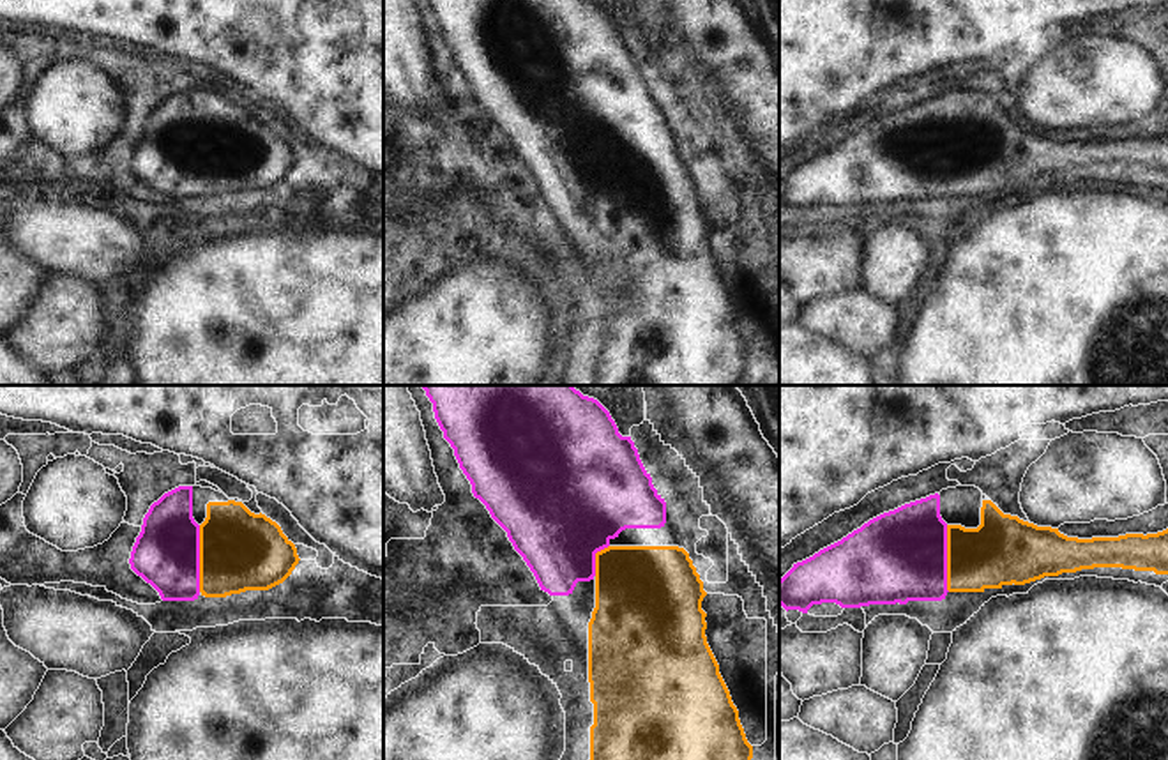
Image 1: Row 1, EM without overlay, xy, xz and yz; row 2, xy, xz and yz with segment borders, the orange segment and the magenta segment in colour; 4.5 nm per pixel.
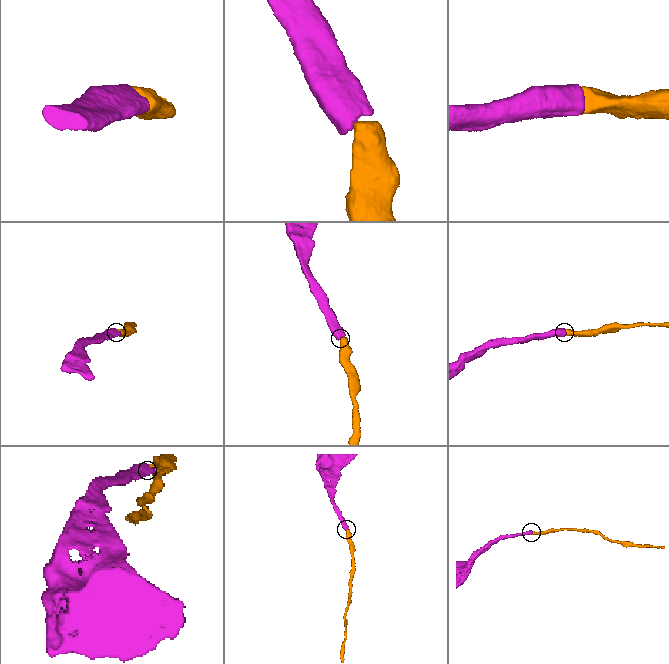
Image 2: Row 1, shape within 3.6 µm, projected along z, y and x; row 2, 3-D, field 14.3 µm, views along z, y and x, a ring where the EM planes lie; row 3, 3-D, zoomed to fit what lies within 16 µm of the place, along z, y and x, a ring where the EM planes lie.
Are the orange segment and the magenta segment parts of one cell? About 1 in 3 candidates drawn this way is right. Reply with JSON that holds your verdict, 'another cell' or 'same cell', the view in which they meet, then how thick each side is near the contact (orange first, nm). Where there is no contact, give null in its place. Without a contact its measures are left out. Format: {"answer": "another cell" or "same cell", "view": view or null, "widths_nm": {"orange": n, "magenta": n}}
{"answer": "same cell", "view": "xy", "widths_nm": {"orange": 360, "magenta": 300}}

